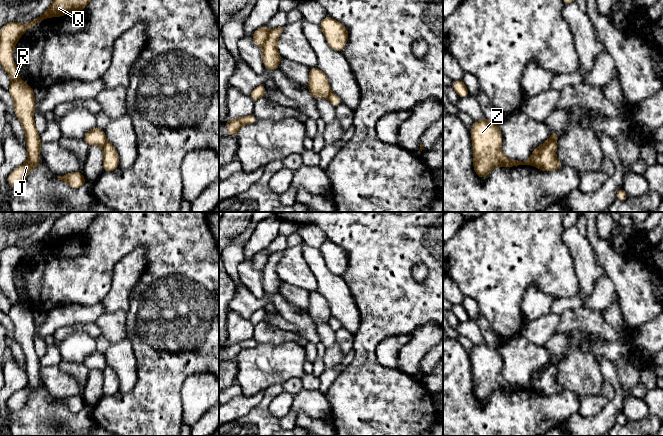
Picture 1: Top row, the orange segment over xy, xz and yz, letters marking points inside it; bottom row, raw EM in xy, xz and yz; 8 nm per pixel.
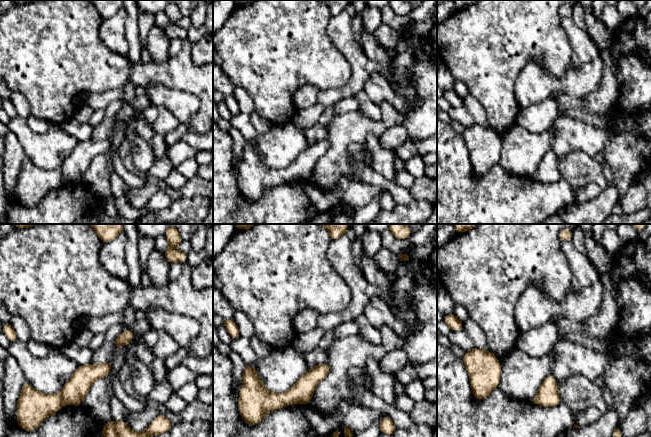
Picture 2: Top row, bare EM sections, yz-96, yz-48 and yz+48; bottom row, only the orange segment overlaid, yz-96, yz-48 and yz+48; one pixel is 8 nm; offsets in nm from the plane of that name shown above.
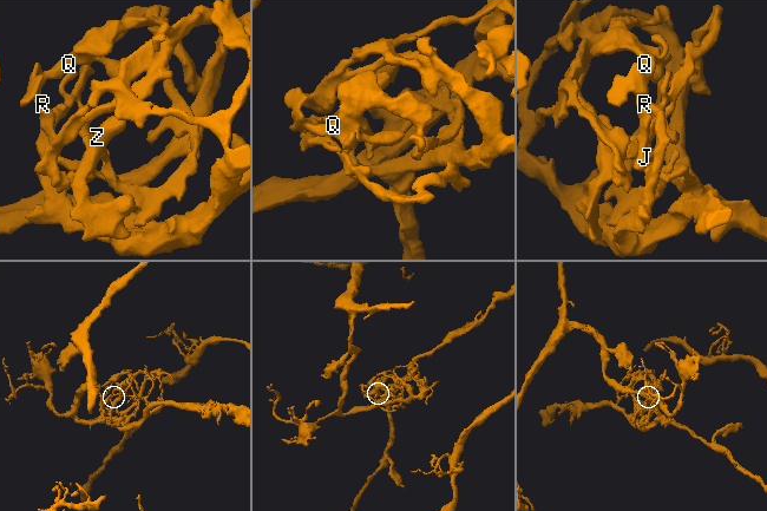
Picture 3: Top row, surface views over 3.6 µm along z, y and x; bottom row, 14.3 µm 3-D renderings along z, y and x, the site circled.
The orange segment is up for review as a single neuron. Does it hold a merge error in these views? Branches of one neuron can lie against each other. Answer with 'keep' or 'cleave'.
cleave

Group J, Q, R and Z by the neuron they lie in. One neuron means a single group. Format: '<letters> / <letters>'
J Q R / Z

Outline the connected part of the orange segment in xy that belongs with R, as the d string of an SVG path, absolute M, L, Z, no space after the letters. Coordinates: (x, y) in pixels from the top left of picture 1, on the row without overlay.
M68 212L54 217L50 231L40 240L27 248L16 245L6 247L0 254L0 288L9 299L11 308L7 313L14 324L14 338L20 344L25 355L28 382L24 388L17 391L8 401L7 406L12 411L20 411L27 403L28 397L40 389L40 358L34 346L36 326L33 312L24 307L12 283L12 275L22 258L50 241L61 241L72 235L84 234L92 221L101 212Z

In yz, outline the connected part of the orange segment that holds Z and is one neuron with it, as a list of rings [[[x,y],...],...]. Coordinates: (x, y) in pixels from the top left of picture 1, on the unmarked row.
[[[483,341],[479,345],[474,345],[470,354],[473,373],[473,391],[478,401],[484,403],[496,390],[511,392],[518,389],[536,390],[536,385],[545,370],[559,362],[556,355],[552,355],[550,362],[533,373],[530,382],[526,386],[511,384],[507,382],[501,374],[502,357],[497,349],[497,345],[488,345]]]

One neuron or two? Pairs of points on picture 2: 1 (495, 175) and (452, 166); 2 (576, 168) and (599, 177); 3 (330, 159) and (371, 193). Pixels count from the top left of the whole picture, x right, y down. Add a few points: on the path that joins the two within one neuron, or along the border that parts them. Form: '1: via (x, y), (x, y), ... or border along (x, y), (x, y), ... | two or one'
1: via (484, 185), (471, 185), (463, 177) | one
2: via (582, 169), (593, 173) | one
3: border along (361, 181), (375, 184), (381, 189) | two

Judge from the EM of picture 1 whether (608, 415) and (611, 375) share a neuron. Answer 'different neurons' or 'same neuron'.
same neuron

